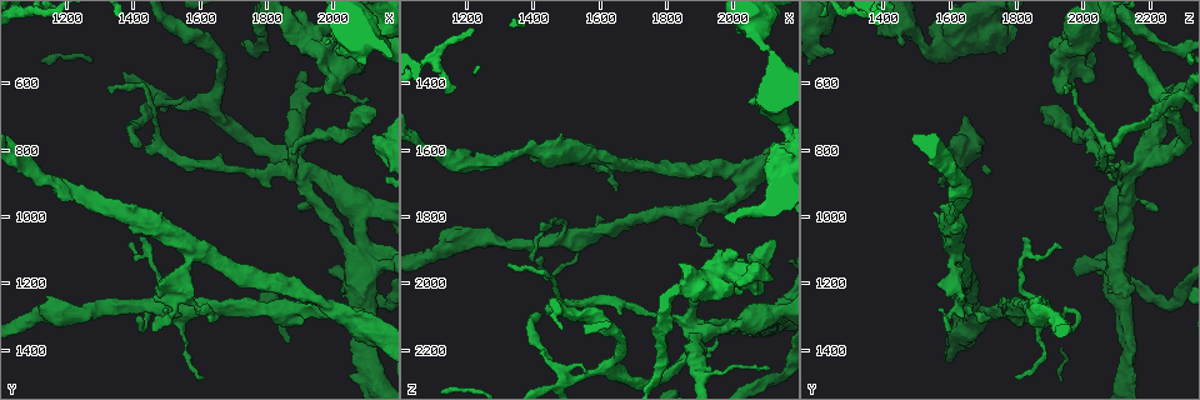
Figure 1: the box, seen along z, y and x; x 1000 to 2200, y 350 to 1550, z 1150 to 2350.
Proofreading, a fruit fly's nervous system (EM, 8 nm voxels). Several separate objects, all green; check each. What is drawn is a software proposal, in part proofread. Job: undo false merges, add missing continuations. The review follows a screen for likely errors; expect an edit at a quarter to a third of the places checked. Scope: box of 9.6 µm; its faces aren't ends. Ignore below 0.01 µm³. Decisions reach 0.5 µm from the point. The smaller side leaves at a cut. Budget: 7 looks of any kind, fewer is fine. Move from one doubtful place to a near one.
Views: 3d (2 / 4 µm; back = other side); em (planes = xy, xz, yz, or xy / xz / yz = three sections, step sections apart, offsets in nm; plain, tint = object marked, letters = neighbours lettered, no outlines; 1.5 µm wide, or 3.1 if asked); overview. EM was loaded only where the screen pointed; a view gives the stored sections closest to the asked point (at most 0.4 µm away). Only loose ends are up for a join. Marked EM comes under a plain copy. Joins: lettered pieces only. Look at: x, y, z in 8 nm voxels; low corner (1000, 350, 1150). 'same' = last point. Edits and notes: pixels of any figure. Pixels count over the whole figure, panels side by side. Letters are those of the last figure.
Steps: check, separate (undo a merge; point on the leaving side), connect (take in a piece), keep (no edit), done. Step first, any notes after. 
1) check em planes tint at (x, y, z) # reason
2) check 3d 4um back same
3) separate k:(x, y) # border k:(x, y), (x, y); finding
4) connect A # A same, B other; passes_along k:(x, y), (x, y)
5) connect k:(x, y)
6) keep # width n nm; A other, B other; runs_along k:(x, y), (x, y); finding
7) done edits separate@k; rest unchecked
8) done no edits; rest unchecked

check 3d 2um at (2090, 560, 2020) # branch stops here

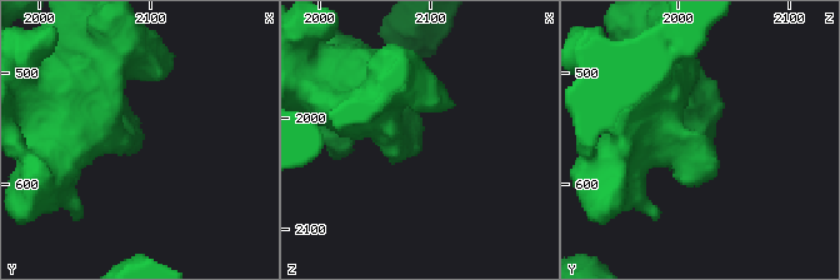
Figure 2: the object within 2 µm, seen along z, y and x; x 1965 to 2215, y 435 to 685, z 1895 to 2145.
check em yz step 8 letters at (2088, 570, 2022)

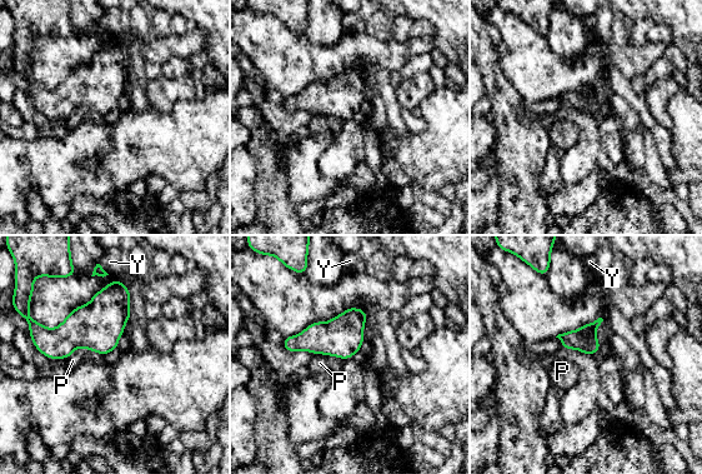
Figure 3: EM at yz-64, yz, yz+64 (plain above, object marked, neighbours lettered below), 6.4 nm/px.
keep # longest_contact P 190 nm; P other, Y other; border 3:(314, 353), (331, 354), (341, 359); no lettered piece goes on from it

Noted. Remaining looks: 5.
check 3d 4um at (2070, 1490, 2140) # thick end

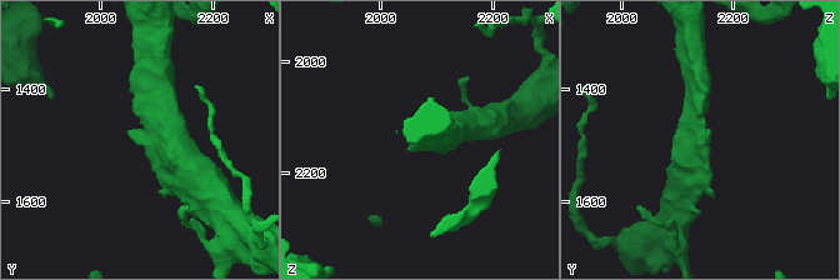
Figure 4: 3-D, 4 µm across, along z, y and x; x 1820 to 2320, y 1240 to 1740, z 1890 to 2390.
check em xz step 8 letters at (2055, 1485, 2150) # shape alone is not enough

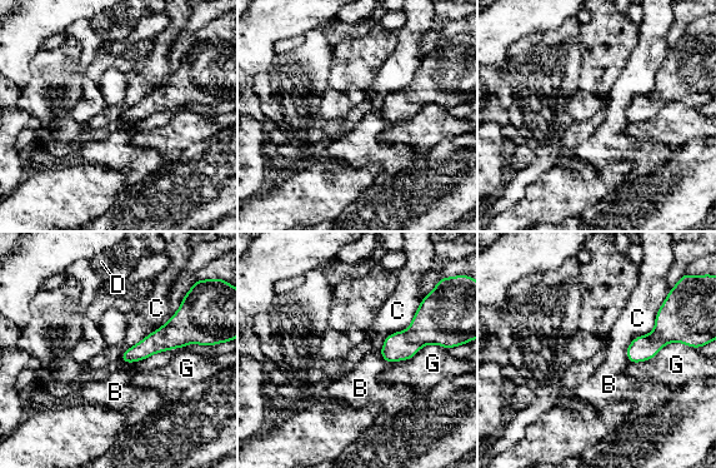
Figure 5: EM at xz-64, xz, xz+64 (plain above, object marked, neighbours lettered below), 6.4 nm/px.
keep # B other, C other, D other, G other; no lettered piece goes on from it

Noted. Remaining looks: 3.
check em planes letters at (1460, 1340, 1590) # branch stops here

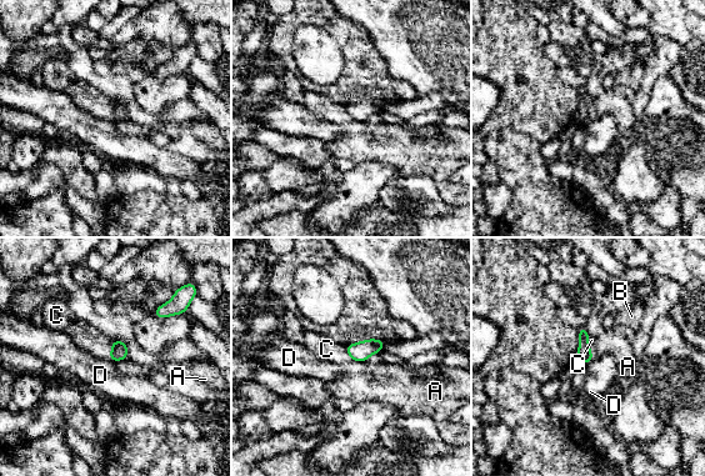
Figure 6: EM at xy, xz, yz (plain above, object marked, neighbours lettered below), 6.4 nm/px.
keep # A other, B other, C other, D other; border 6:(344, 346), (350, 357); none of them fits

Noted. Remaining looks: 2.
done no edits; rest unchecked

